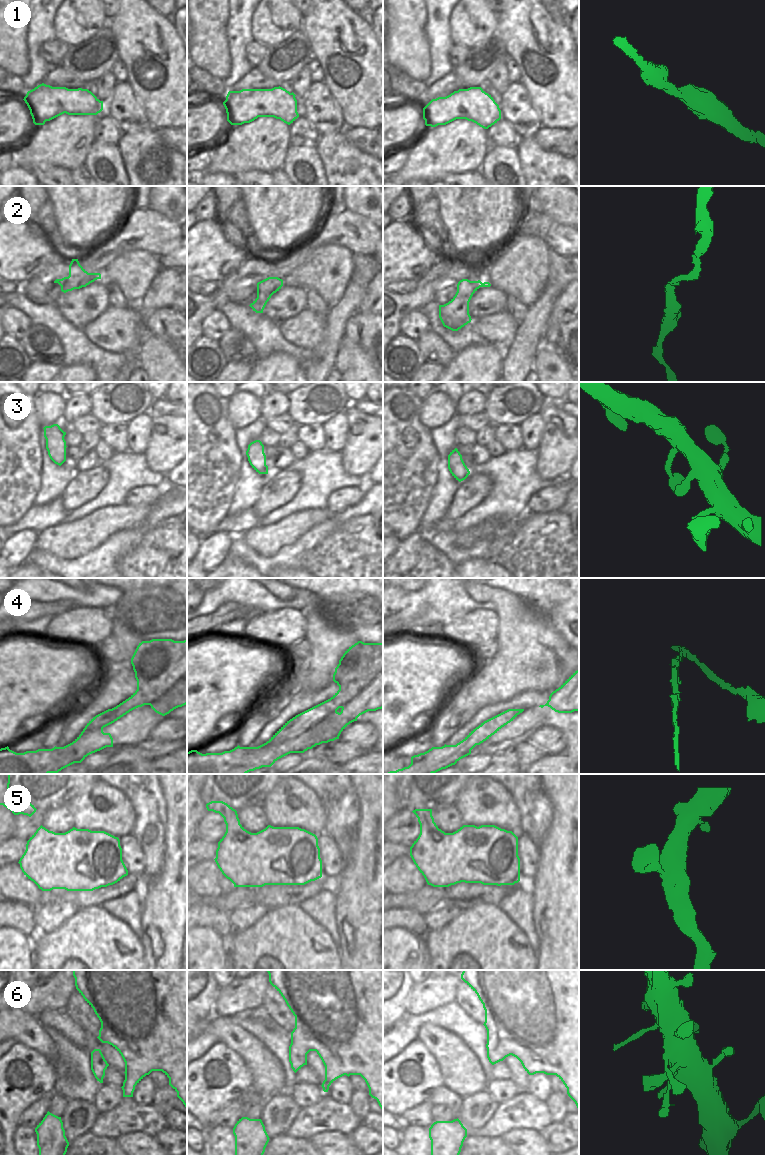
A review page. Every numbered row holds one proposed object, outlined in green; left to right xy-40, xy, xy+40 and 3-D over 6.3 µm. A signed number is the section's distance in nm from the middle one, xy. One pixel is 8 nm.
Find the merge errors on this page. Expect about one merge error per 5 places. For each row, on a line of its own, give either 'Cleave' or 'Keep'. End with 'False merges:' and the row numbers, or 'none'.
1: Keep
2: Keep
3: Keep
4: Keep
5: Keep
6: Keep
False merges: none

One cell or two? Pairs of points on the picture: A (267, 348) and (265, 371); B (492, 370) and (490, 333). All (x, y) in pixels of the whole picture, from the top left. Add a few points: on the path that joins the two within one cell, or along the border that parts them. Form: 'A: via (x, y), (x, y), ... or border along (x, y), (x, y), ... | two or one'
A: border along (290, 356), (272, 352), (257, 359) | two
B: border along (487, 342), (499, 346), (504, 351) | two

